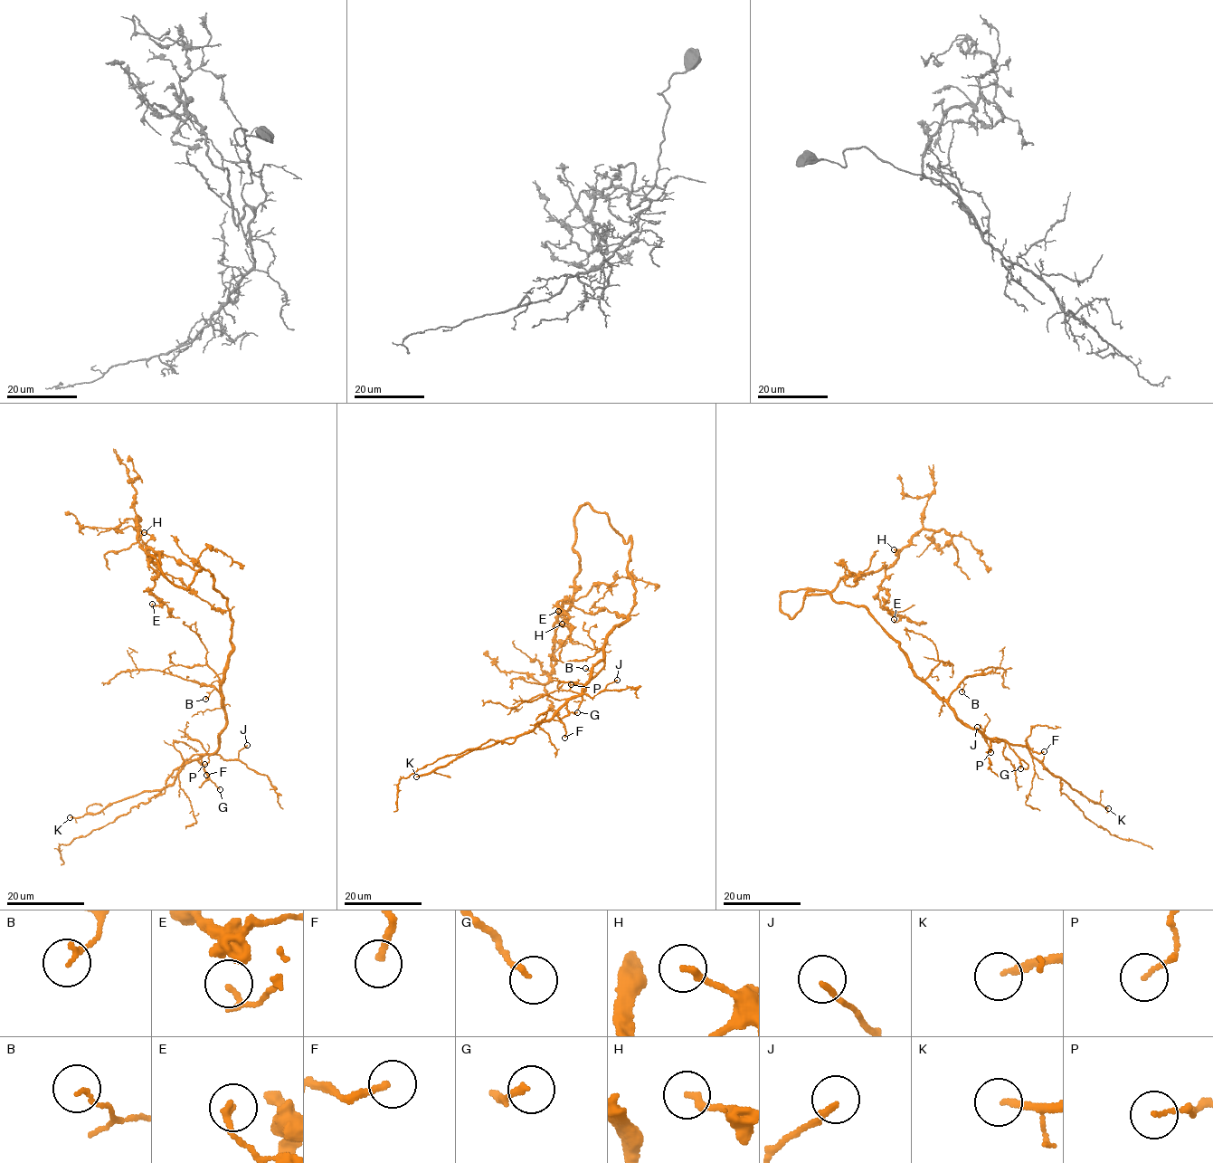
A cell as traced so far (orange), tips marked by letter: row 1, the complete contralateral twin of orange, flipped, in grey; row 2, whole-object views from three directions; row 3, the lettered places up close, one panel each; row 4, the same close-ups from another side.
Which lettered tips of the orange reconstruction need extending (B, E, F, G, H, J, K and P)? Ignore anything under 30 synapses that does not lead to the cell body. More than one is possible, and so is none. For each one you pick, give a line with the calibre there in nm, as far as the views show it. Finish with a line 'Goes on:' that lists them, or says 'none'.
K: Thickness 190 nm
Goes on: K

